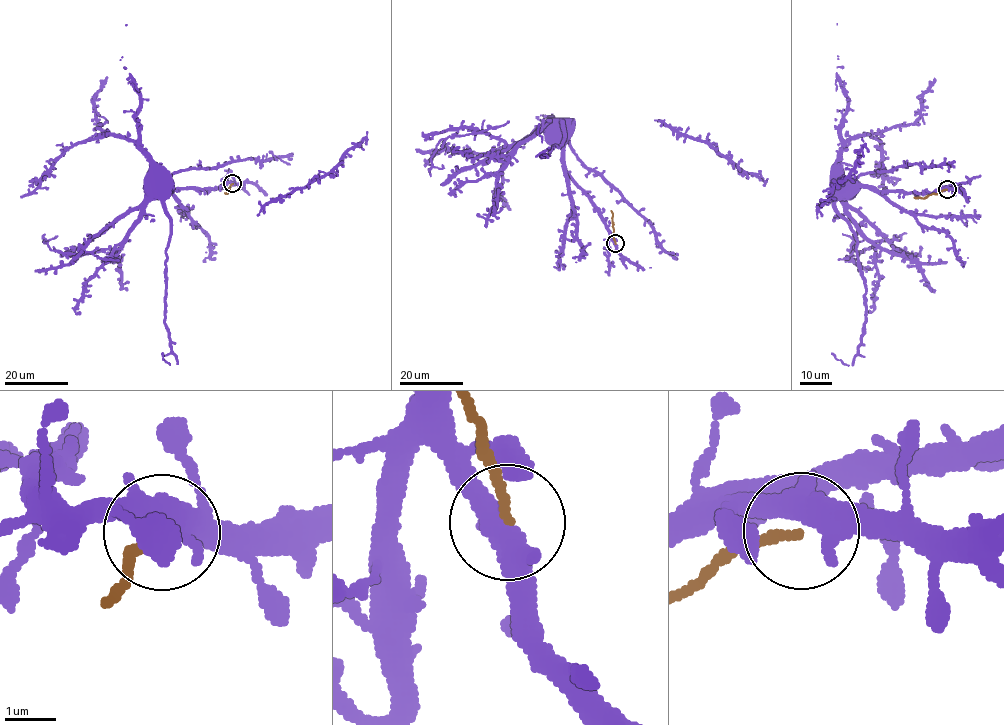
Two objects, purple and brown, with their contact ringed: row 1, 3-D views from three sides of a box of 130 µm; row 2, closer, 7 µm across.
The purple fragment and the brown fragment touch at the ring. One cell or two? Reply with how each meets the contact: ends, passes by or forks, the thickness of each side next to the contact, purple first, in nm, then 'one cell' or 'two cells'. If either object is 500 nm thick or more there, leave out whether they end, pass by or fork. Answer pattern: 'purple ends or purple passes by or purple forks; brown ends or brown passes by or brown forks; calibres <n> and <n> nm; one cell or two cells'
calibres 500 and 170 nm; two cells

